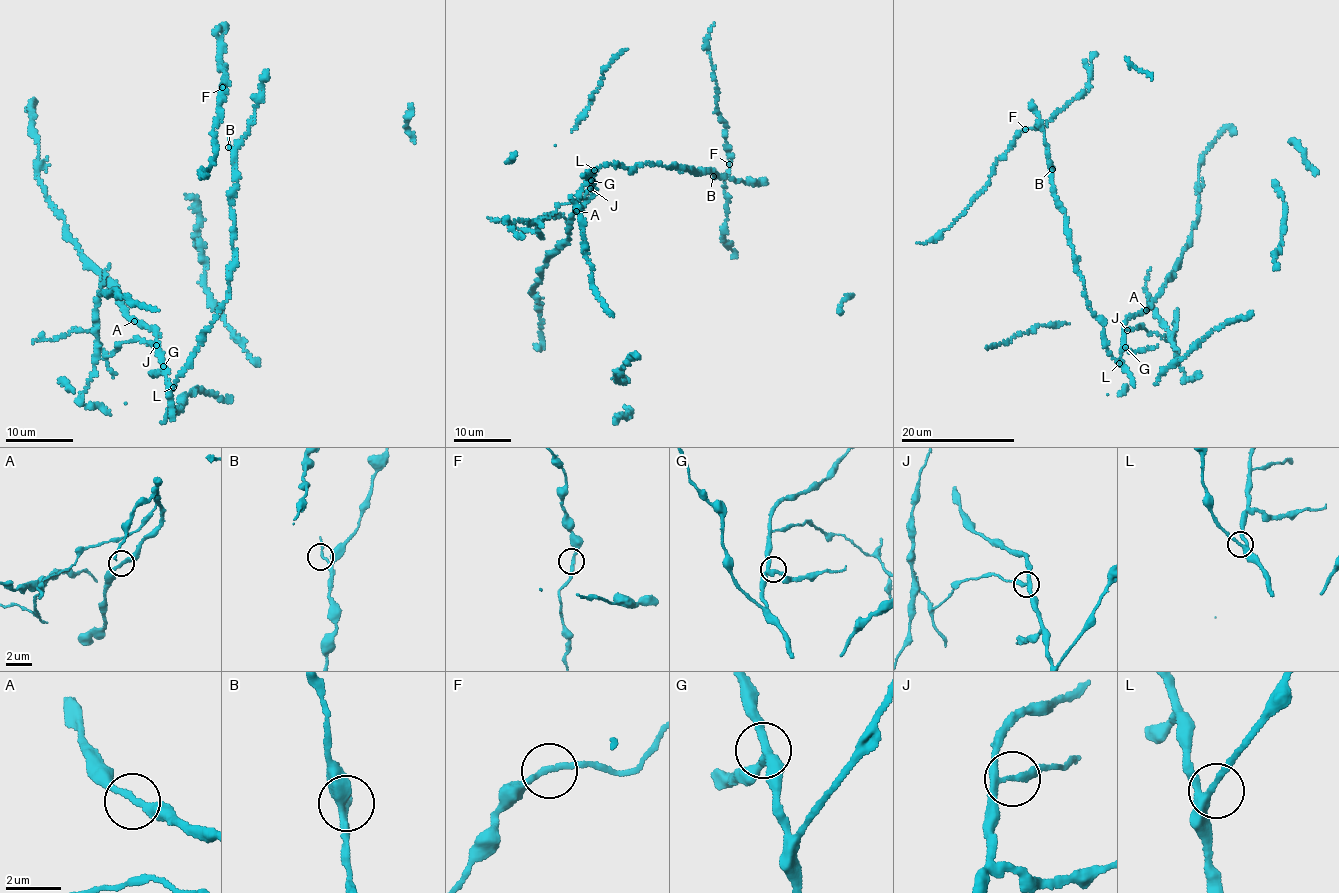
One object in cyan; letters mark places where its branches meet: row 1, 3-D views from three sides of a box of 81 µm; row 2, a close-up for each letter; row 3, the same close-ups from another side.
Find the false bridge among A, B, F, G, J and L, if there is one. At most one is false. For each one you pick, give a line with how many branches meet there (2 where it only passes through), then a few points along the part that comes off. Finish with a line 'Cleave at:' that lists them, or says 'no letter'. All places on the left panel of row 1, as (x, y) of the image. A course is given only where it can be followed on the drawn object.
J: 3 | (155, 345), (123, 341), (116, 351), (106, 356), (97, 334), (84, 330), (32, 342)
Cleave at: J

